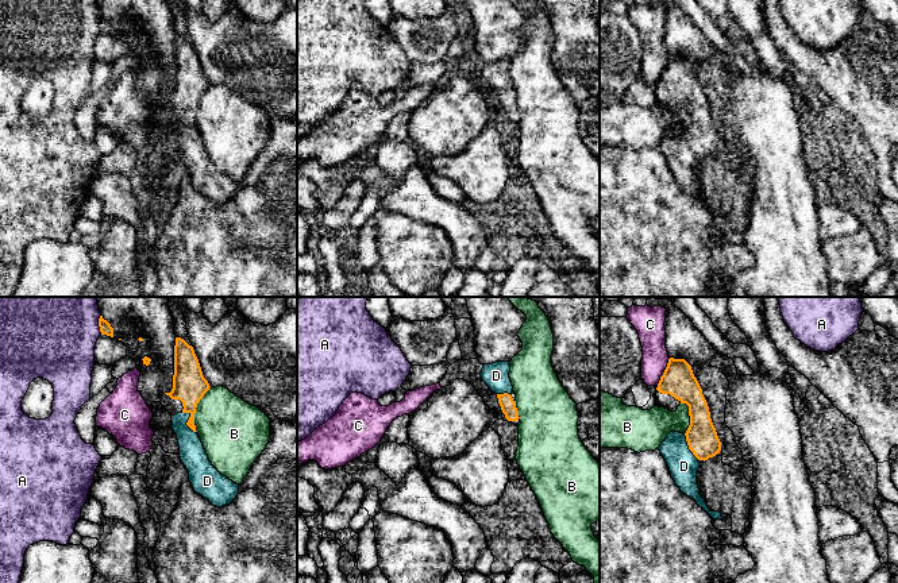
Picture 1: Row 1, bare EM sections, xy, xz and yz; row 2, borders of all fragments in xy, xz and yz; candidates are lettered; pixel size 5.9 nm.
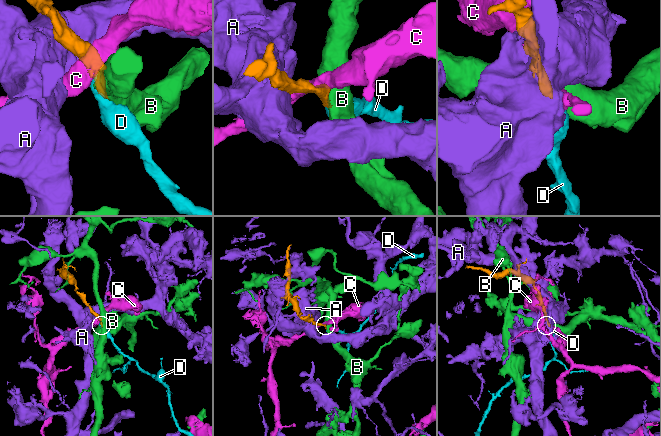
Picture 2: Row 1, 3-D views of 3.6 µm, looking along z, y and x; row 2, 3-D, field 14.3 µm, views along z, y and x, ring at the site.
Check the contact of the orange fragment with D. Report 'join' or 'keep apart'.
join

